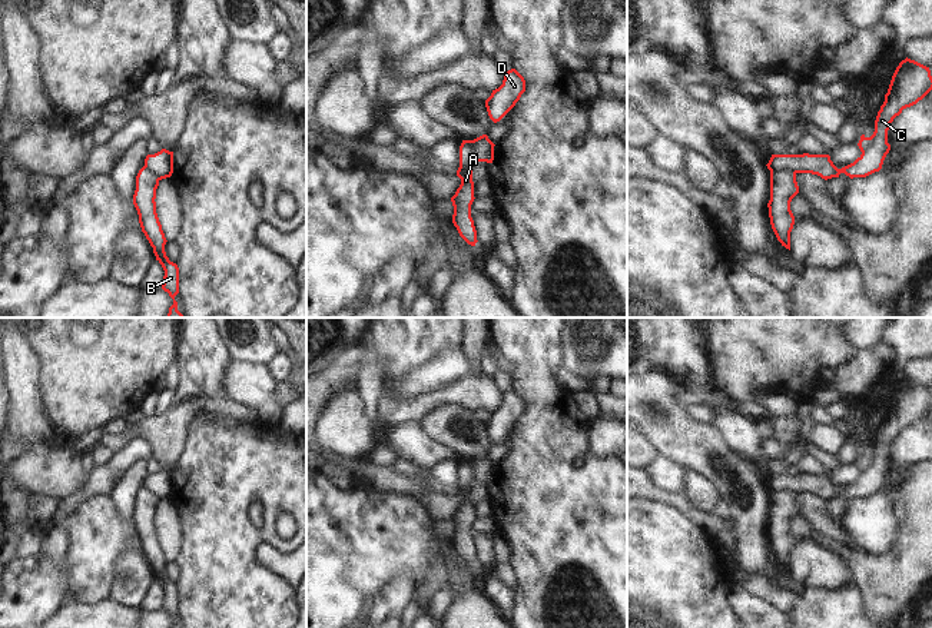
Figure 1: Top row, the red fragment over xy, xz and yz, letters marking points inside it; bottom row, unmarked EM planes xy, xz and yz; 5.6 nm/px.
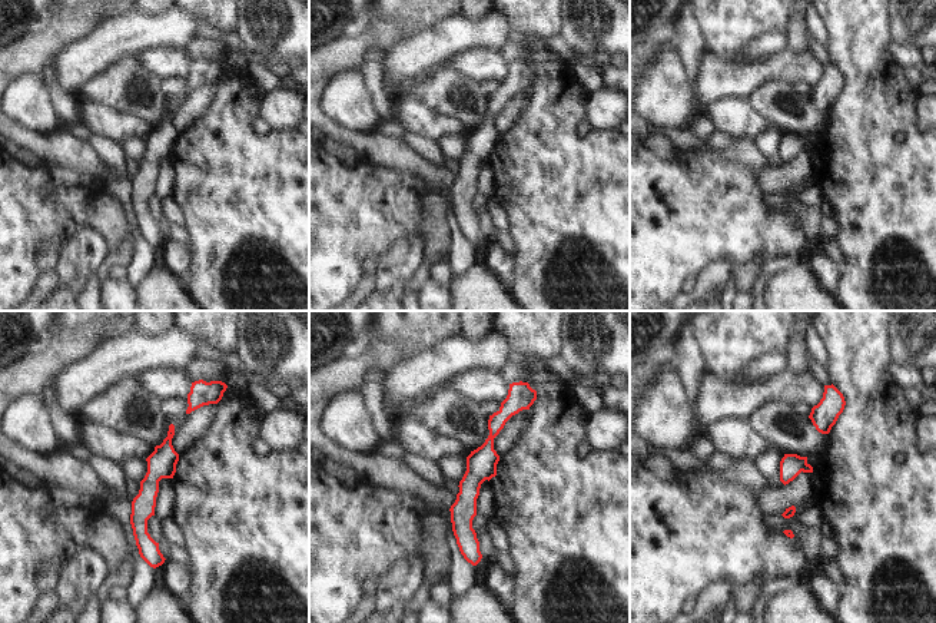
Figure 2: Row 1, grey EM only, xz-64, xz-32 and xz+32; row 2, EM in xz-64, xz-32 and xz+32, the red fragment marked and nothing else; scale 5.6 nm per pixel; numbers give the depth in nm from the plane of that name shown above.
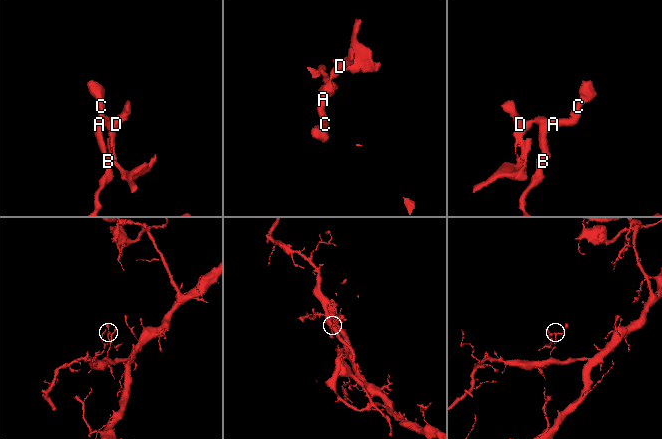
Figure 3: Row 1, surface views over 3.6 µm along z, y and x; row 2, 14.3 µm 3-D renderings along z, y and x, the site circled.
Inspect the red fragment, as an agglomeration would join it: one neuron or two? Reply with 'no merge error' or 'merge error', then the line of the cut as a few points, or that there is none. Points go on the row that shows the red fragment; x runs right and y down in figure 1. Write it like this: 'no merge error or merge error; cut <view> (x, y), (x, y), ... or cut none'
merge error; cut xz (470, 140), (471, 159), (460, 166)

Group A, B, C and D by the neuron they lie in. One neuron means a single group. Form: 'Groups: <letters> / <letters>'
Groups: A C D / B.

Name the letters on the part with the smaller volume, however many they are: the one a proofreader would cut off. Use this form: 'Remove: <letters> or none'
Remove: A, C, D.

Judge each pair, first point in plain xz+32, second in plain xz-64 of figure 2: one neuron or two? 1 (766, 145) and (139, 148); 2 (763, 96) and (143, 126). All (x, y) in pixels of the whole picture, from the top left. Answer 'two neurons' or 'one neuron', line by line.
1: one neuron
2: two neurons

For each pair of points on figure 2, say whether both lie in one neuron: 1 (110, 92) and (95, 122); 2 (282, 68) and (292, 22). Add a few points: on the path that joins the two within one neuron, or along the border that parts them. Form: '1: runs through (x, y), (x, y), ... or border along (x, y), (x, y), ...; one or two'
1: border along (80, 99), (102, 102), (136, 116); two
2: border along (265, 59), (286, 62), (291, 66); two

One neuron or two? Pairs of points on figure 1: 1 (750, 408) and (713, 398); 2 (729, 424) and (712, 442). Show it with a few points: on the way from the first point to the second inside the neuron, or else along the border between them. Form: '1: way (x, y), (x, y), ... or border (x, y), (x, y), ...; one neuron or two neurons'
1: way (742, 408), (722, 399); one neuron
2: border (713, 419), (720, 428), (726, 444), (735, 452); two neurons

